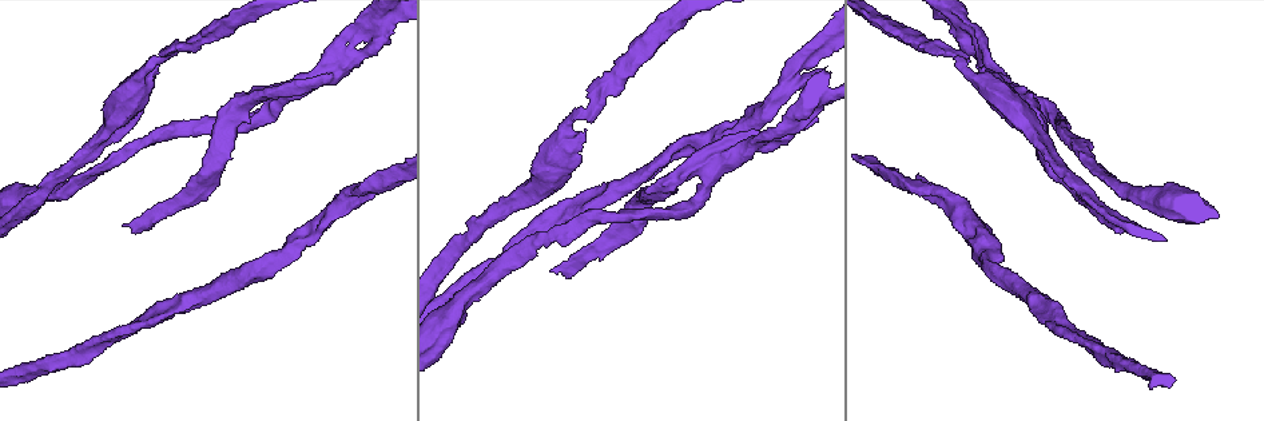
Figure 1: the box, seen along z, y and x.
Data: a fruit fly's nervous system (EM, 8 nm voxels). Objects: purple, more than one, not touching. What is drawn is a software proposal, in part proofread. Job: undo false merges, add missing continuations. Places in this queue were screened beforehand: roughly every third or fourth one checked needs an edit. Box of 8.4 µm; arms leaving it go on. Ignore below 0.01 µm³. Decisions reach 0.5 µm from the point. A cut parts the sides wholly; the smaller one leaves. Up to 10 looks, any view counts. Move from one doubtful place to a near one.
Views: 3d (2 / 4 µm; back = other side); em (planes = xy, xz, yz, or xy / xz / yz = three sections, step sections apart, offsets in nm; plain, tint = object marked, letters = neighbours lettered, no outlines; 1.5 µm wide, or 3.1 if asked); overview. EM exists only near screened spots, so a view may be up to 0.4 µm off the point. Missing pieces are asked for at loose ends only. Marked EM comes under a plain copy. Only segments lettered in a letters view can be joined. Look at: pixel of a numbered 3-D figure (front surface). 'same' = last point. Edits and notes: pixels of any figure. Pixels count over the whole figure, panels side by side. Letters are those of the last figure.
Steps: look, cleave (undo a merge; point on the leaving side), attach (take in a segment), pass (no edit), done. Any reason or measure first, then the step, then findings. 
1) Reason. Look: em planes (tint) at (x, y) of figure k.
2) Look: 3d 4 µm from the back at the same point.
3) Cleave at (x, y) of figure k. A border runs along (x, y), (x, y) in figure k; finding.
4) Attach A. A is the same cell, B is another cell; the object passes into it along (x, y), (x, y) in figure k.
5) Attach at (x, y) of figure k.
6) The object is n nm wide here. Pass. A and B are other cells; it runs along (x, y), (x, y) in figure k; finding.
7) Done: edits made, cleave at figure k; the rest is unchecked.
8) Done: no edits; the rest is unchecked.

Look: 3d 2 µm at (750, 145) of figure 1.

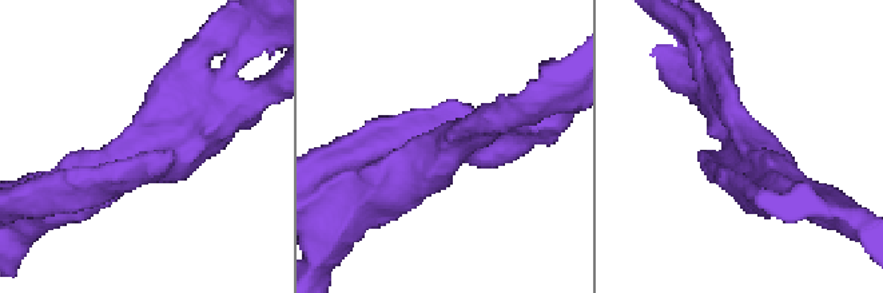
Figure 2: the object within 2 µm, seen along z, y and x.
Now the EM. Look: em xz step 8 (tint) at (749, 150) of figure 2.

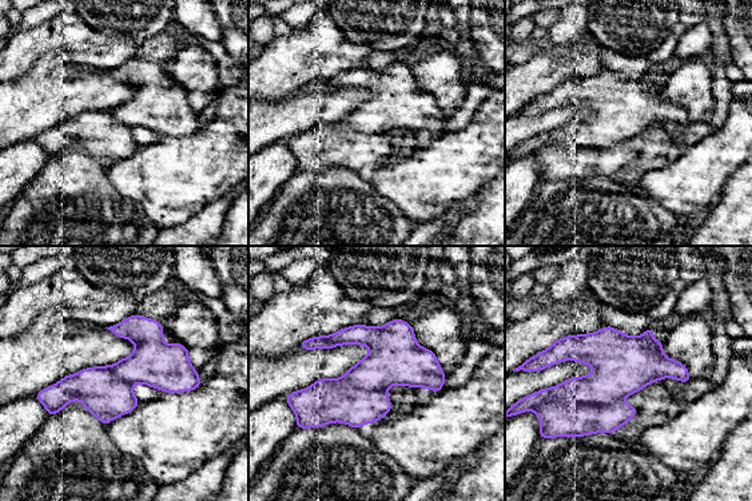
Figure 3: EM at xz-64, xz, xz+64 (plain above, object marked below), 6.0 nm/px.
Look: em xz step 8 (letters) at the same point.

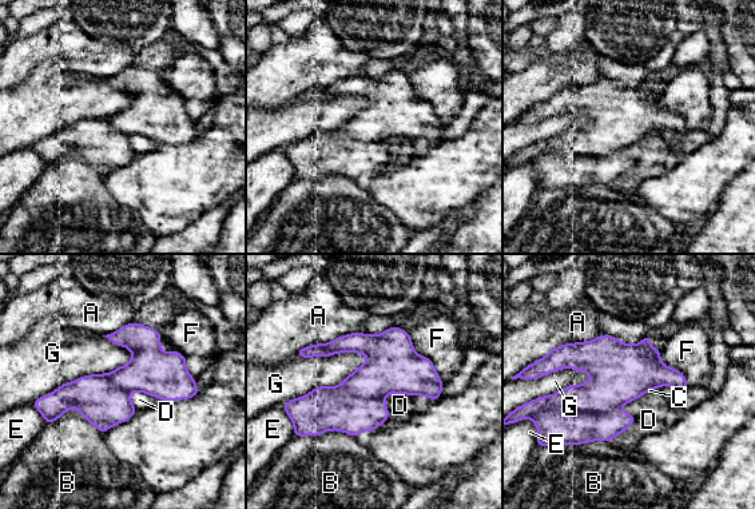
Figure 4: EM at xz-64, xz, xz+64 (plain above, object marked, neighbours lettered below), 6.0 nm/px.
Cleave at (610, 386) of figure 4. A, B, C, D, E, F and G are other cells; the part that leaves runs along (304, 352), (370, 345), (437, 392) in figure 4; a second cell is stuck on.

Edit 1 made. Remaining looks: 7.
See it whole again. Look: overview.

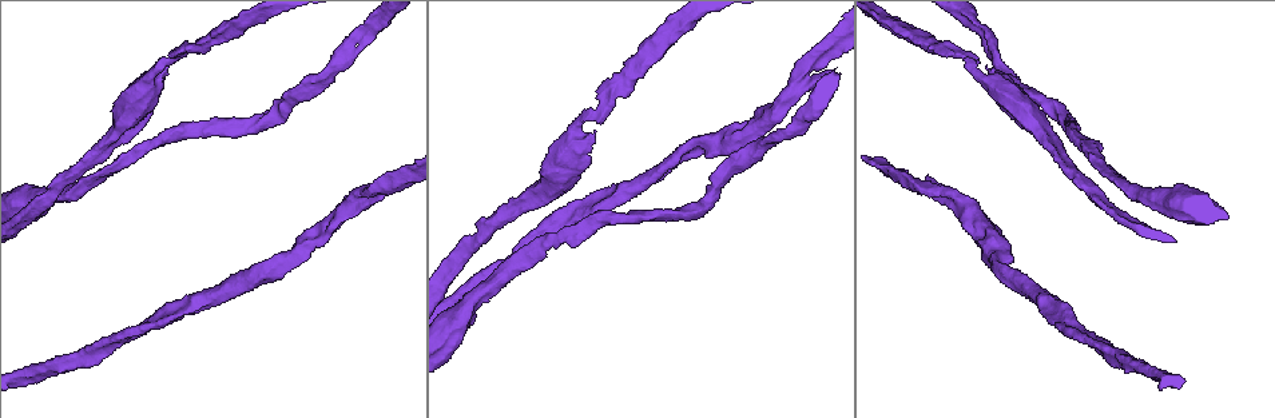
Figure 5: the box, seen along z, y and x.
Thick turns thin. Look: em xy step 8 (tint) at (576, 131) of figure 5.

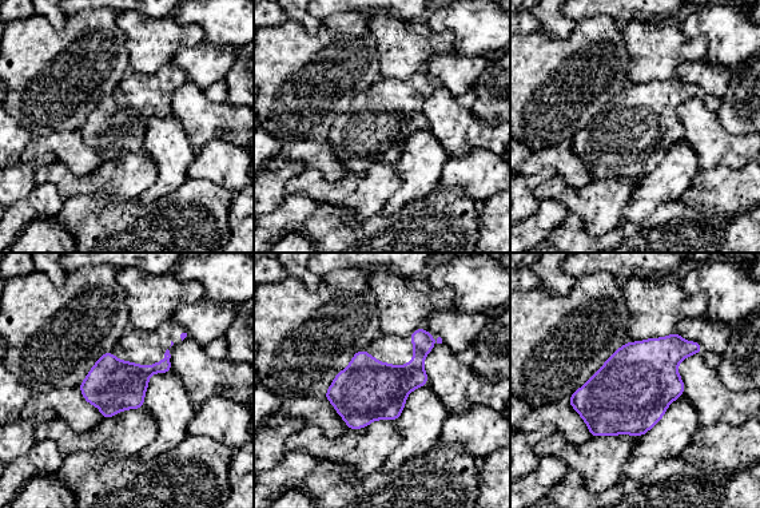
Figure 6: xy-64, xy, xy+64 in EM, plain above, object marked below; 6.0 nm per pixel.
Look: em planes (letters) at the same point.

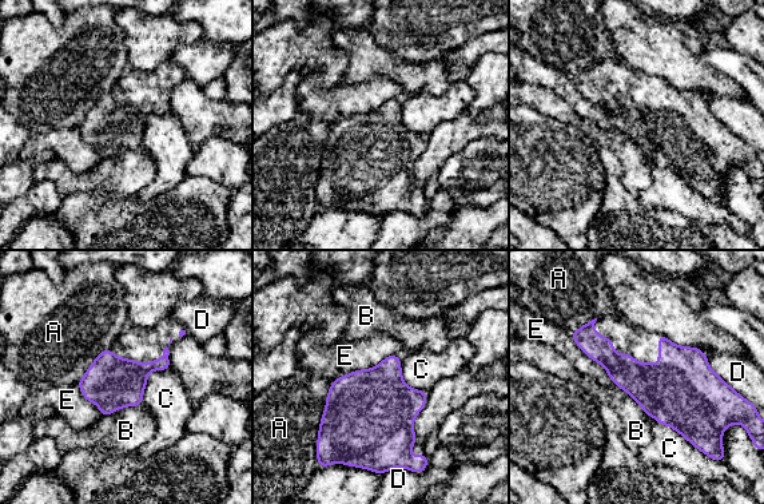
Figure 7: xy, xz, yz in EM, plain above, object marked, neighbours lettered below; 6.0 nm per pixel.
The object is 260 nm wide here. Pass. A, B, C, D and E are other cells; a border runs along (396, 353), (333, 381) in figure 7; one cell here.

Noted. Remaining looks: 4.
Done: edits made, cleave at figure 4; the rest is unchecked.

